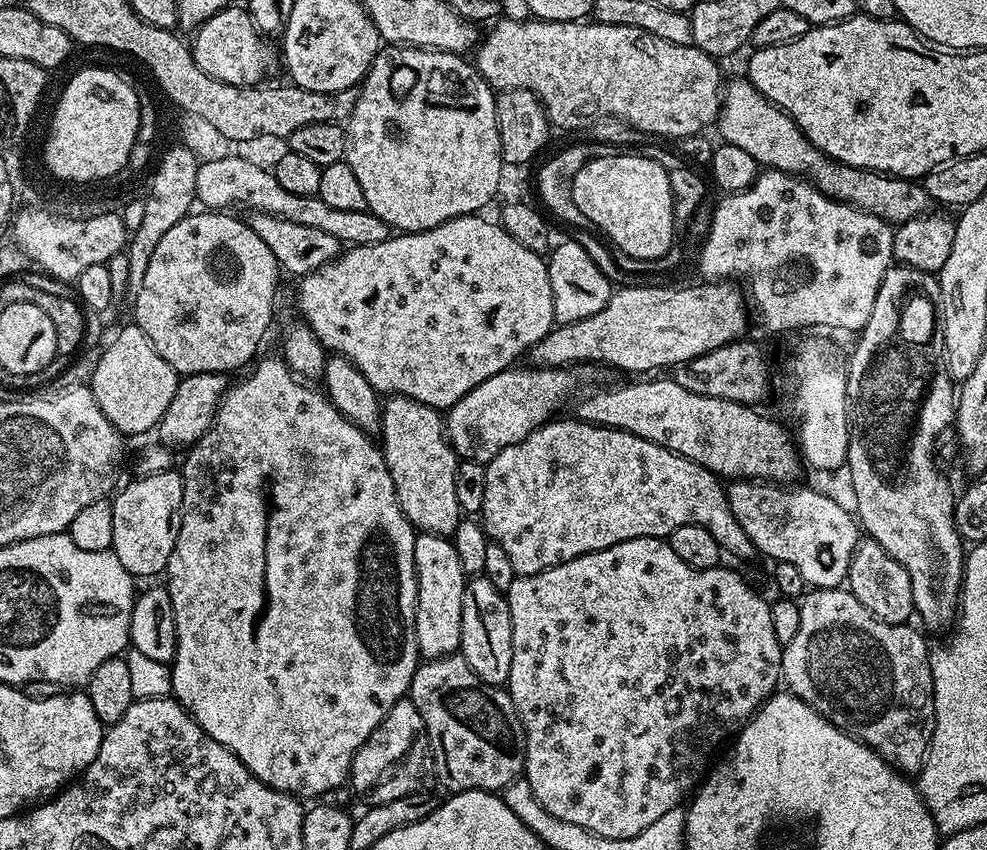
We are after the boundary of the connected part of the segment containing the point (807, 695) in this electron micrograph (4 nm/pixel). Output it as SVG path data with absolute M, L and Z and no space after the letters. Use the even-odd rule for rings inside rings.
M844 586L837 588L813 587L799 601L799 605L800 621L798 622L798 634L794 634L794 638L789 644L783 645L784 653L780 659L780 671L787 691L792 692L798 698L802 698L802 702L810 705L818 715L827 718L834 727L842 729L843 732L850 733L855 740L861 740L867 748L873 748L896 771L905 774L919 773L920 769L924 766L924 759L928 756L928 747L932 741L934 726L936 725L934 686L932 685L932 671L930 670L930 662L928 661L930 644L924 641L923 634L925 635L925 633L919 627L916 627L917 629L912 628L913 625L911 623L887 624L878 618L874 618L874 614L870 614L870 610L866 610L866 606L862 606L862 602L858 602L858 598L854 598L854 594Z

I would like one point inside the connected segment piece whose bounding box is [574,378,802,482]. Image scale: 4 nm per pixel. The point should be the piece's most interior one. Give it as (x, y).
(730, 439)

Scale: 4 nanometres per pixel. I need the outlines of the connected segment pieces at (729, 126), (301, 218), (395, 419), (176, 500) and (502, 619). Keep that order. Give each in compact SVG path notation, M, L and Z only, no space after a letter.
M747 78L734 81L729 88L727 85L720 106L719 128L719 139L723 143L746 150L746 154L750 154L757 165L801 177L833 200L854 204L863 212L872 212L893 226L905 224L910 217L923 216L929 211L928 191L924 189L923 183L836 163L812 145L792 121L792 117L777 104L771 104Z
M220 156L217 160L208 160L196 170L196 199L208 210L240 210L248 208L252 212L265 212L271 216L281 216L283 220L298 222L302 226L314 226L314 230L322 230L326 234L334 234L341 245L377 244L387 240L390 229L382 218L367 210L334 210L334 206L326 206L319 196L303 196L290 194L290 190L282 190L278 186L275 171L259 168L240 156Z
M389 396L380 410L378 436L404 517L412 523L417 533L451 537L460 525L462 513L458 497L454 495L458 457L448 442L445 417L437 409L414 398Z
M169 470L133 479L110 500L114 514L111 551L115 552L118 562L126 566L132 577L156 576L167 569L174 542L178 538L184 477L179 471Z
M482 574L473 575L464 586L464 593L462 594L462 630L460 631L458 652L459 655L464 657L464 660L470 666L470 670L474 670L474 674L478 674L478 678L482 678L484 684L507 685L510 662L512 661L510 606L508 605L507 595L500 592L498 586L494 586L494 582L490 582L490 578L486 578Z

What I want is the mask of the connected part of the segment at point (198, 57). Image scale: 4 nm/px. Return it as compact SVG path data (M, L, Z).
M229 6L214 14L211 18L195 29L196 37L190 40L194 62L210 78L218 78L227 84L256 86L264 76L264 67L268 64L268 48L265 37L257 32L252 17L243 7Z

